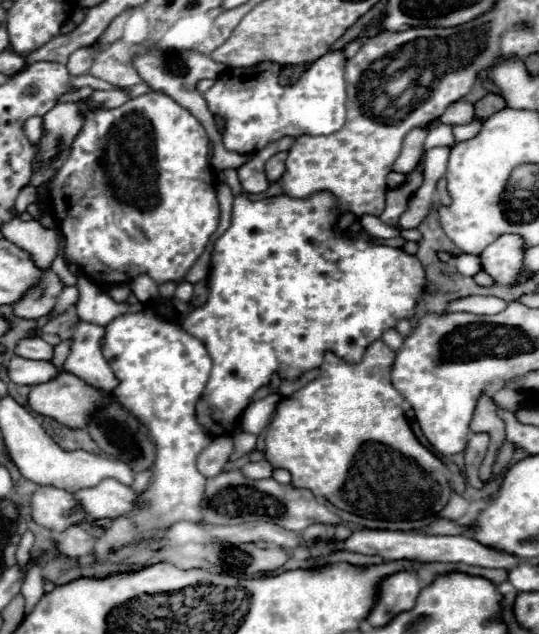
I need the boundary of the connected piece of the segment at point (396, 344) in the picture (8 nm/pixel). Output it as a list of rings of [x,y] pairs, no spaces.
[[[388,329],[388,331],[382,335],[382,341],[384,341],[390,349],[398,351],[398,349],[402,347],[402,343],[404,343],[404,337],[402,337],[396,329]]]

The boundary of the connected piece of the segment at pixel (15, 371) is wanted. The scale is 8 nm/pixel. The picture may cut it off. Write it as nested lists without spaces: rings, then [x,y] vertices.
[[[14,357],[8,365],[8,377],[18,385],[40,385],[58,377],[62,369],[58,369],[50,361],[32,361]]]

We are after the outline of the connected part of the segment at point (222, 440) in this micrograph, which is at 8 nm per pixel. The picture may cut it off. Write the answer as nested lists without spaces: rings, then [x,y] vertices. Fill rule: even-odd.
[[[220,435],[212,439],[212,443],[198,455],[198,471],[204,477],[214,477],[222,471],[226,461],[230,459],[234,451],[234,439],[232,435]]]

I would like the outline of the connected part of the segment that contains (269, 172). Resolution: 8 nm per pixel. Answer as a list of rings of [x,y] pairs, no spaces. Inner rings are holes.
[[[278,153],[266,161],[266,177],[270,183],[280,179],[280,175],[284,171],[284,161],[286,161],[286,153]]]

